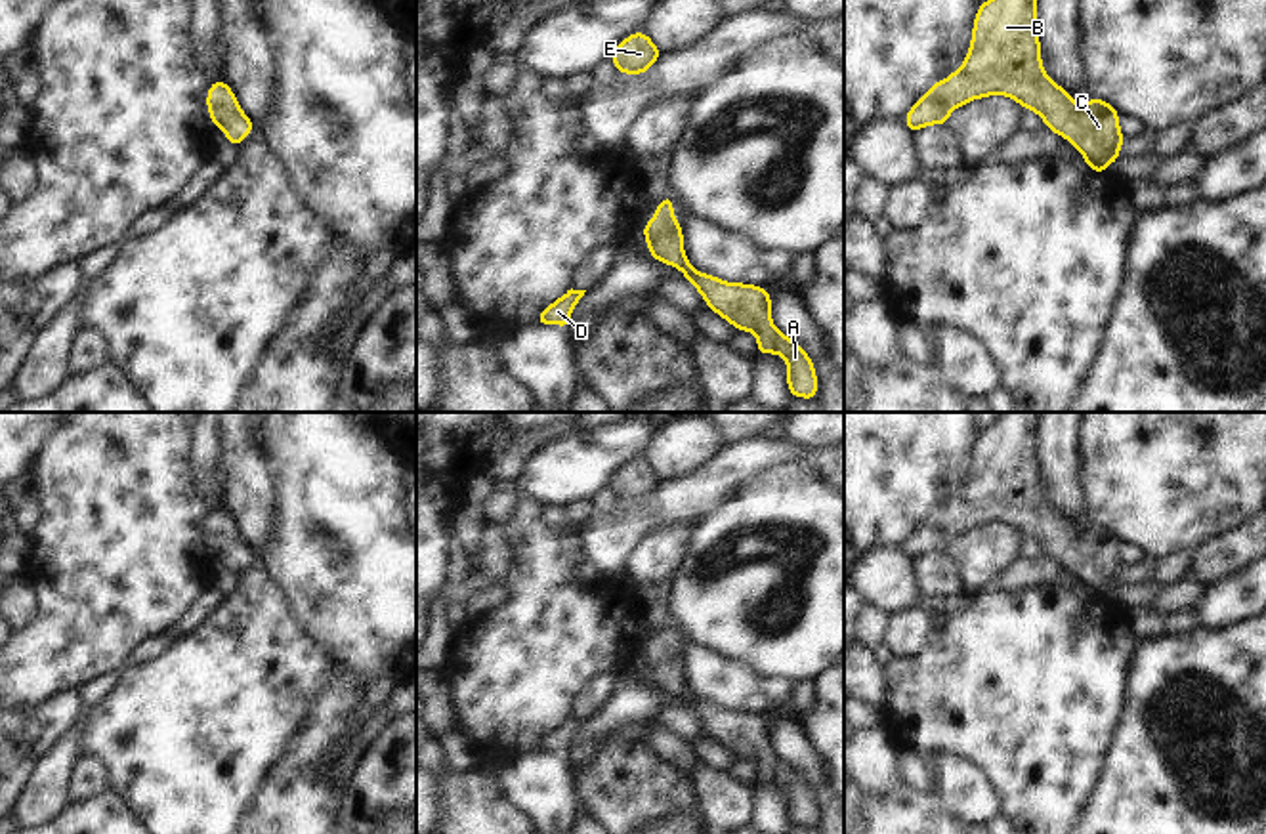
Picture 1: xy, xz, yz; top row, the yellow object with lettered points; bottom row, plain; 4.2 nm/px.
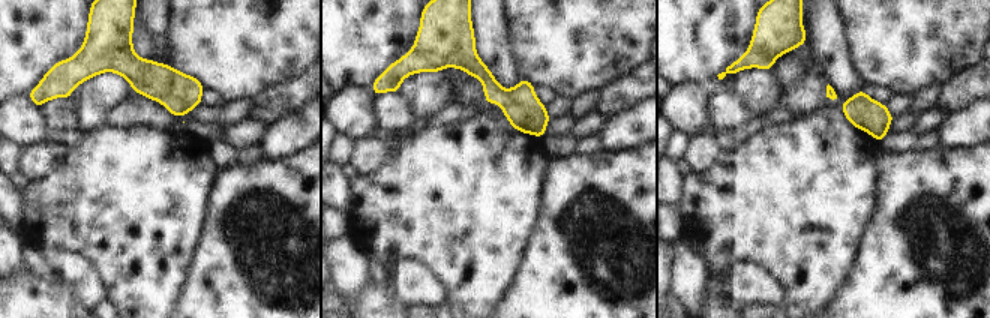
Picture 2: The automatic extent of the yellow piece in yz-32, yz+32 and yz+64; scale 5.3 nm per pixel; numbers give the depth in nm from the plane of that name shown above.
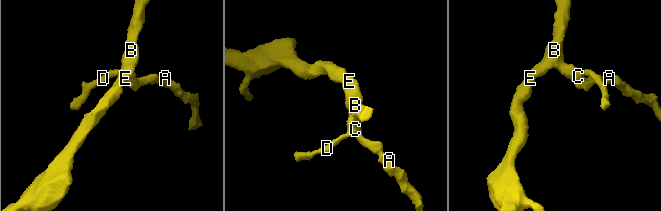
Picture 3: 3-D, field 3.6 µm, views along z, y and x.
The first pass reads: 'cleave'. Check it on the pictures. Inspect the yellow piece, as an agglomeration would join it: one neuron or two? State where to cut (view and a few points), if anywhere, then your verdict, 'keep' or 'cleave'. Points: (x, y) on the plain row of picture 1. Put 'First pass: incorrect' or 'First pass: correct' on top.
First pass: incorrect
no cut | keep

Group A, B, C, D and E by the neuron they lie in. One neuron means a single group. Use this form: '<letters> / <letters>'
A B C D E

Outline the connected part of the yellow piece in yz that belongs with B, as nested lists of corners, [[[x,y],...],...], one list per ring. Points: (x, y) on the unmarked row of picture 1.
[[[1002,412],[987,429],[978,433],[970,477],[964,490],[945,508],[932,511],[909,536],[905,553],[911,561],[932,552],[947,553],[949,542],[972,527],[1006,523],[1023,536],[1035,538],[1048,557],[1067,565],[1069,573],[1083,580],[1085,592],[1096,599],[1113,592],[1125,569],[1119,555],[1119,540],[1104,527],[1090,525],[1081,536],[1077,529],[1043,496],[1037,458],[1037,426],[1041,412]]]

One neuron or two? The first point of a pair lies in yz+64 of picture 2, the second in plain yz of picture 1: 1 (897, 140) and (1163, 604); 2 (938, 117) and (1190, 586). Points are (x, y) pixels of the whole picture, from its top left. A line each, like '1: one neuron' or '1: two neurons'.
1: two neurons
2: one neuron

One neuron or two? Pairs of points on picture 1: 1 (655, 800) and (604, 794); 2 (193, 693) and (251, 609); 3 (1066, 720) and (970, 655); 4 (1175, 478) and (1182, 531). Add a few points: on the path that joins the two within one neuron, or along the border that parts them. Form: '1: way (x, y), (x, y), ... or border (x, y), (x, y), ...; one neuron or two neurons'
1: way (642, 794), (617, 794); one neuron
2: way (214, 672), (251, 636), (251, 630); one neuron
3: way (1043, 703), (1024, 684), (1007, 684), (993, 672); one neuron
4: way (1181, 491), (1182, 518); one neuron

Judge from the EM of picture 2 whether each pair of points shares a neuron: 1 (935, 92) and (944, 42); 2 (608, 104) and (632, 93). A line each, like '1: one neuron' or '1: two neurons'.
1: two neurons
2: one neuron

